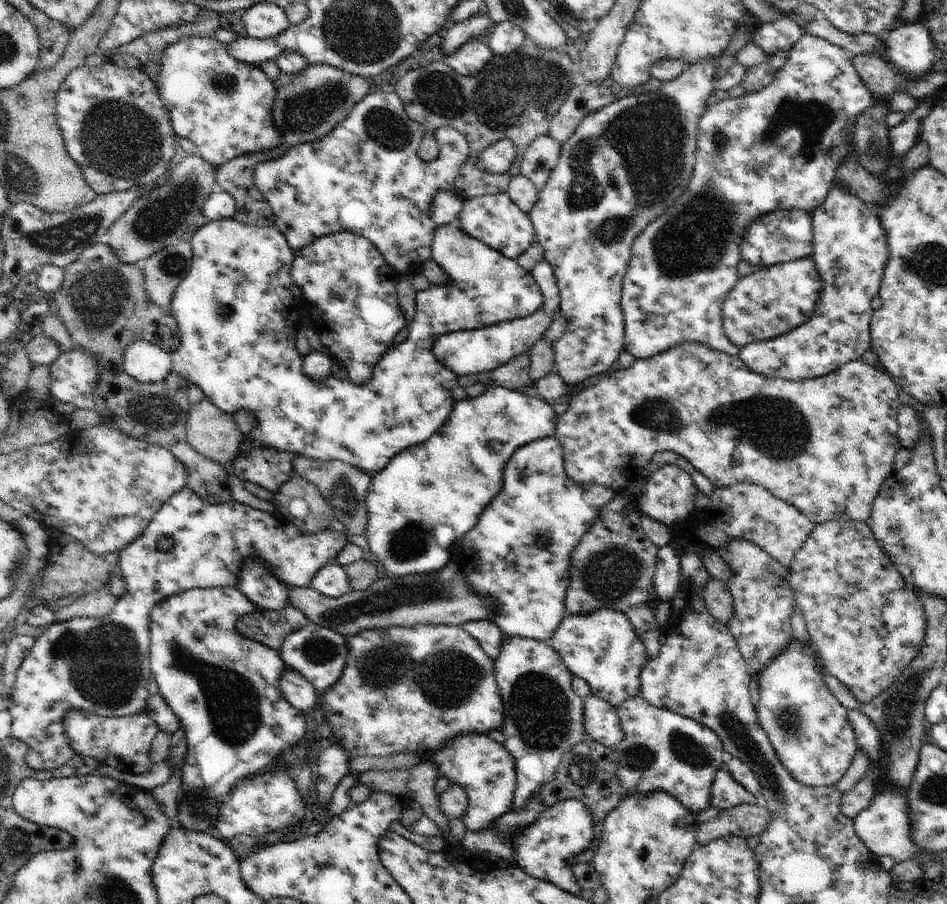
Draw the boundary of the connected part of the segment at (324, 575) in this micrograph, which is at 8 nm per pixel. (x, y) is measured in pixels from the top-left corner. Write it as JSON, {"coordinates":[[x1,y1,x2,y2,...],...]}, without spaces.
{"coordinates":[[334,562,320,568,312,577,309,586,316,588,318,592,322,592,324,596,330,596,330,598,340,597,351,590,346,570]]}

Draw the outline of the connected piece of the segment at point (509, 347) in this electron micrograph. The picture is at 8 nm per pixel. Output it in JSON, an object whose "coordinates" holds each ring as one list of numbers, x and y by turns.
{"coordinates":[[543,258,531,271,533,278,538,280,541,286,542,296,544,296,544,306,522,319,510,320,510,322,500,322,494,326,484,326,484,328,472,331,456,331,454,334,444,334,442,338,436,340,433,346,433,353,440,364,444,364,450,372,456,376,464,376,482,373,497,369,499,366,512,360,514,356,530,352,530,348,540,340,546,329,560,311,560,291,556,284,554,268]]}

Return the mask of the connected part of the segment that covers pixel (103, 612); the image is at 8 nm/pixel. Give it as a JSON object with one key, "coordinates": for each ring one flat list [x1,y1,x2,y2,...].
{"coordinates":[[104,586,100,590,85,593,70,605,66,605,54,612,54,623,62,623,73,618,104,618,108,616,116,604,117,597]]}

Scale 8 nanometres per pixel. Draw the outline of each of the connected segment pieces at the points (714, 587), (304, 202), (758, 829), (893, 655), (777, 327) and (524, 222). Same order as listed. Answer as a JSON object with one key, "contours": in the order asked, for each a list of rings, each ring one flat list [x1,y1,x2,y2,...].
{"contours":[[[710,576,706,588,702,590,702,596,708,612,715,619,724,625,726,622,730,622,730,618,734,616,734,604,732,604,734,600,732,600,732,594,730,594,730,589,724,580]],[[370,93,328,136,313,143,294,146,282,158,262,162,254,168,256,188,262,192,276,218,273,226,284,234,294,251,323,236,350,230,366,236,398,274,407,276,420,272,422,264,432,259,431,246,437,229,430,218,432,198,438,190,456,194,454,183,470,158,470,144,466,137,453,128,441,126,433,132,440,147,438,157,424,162,419,158,418,150,425,134,426,128,406,114,398,94]],[[738,804,728,810,720,810,716,818,697,824,697,845,705,845,725,836,750,838,762,834,770,820,770,812,761,804]],[[862,521,817,524,794,554,790,586,818,654,828,671,860,704,886,692,920,654,926,634,925,606,886,558]],[[811,256,794,262,759,268,741,278,722,306,722,326,738,348,756,341,772,340,808,322,822,292,822,278]],[[507,192,464,200,456,221,459,228,462,228,466,234,481,240,486,246,513,261,518,260,532,244,537,242,536,230,529,214,524,214]]]}

